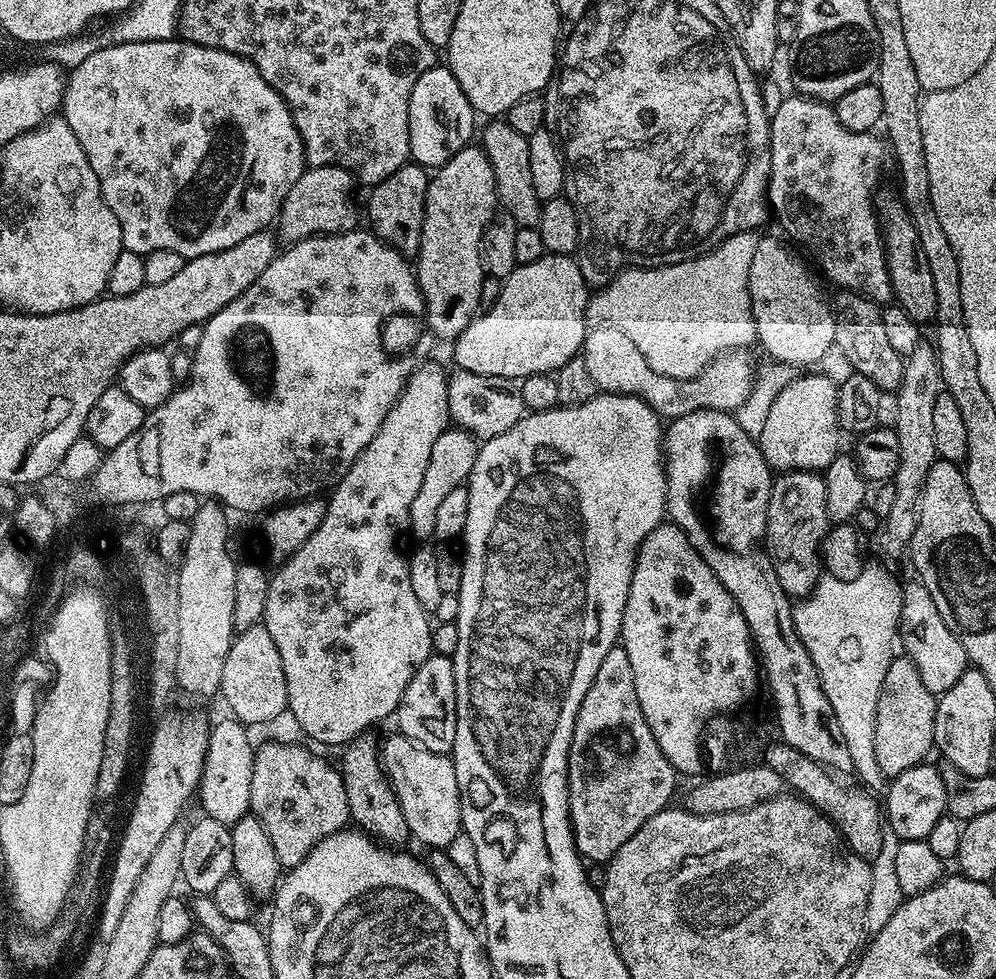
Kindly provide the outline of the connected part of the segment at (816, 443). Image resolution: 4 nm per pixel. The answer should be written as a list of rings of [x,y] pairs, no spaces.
[[[797,375],[774,398],[774,406],[763,413],[764,425],[758,432],[760,453],[768,467],[780,472],[820,472],[834,462],[836,456],[841,455],[840,437],[842,431],[838,416],[839,387],[837,381],[832,381],[828,376],[800,376]]]

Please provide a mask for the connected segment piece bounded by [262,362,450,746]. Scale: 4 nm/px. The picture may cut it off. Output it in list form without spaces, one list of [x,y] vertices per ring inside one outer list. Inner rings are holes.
[[[425,362],[412,377],[406,382],[402,394],[394,402],[390,414],[382,422],[378,434],[369,444],[361,450],[358,458],[350,466],[350,470],[340,480],[335,488],[331,489],[326,500],[324,517],[318,526],[294,550],[294,554],[279,565],[280,568],[275,573],[271,573],[268,581],[268,593],[266,594],[266,610],[264,611],[263,625],[266,630],[270,630],[270,638],[274,638],[274,646],[278,646],[278,655],[282,658],[282,670],[286,674],[286,690],[288,691],[288,712],[296,719],[296,724],[312,740],[317,740],[320,744],[337,744],[343,746],[354,737],[367,733],[371,724],[376,724],[379,720],[384,720],[393,715],[396,707],[400,704],[402,694],[406,686],[410,686],[410,678],[426,662],[428,656],[433,655],[432,631],[433,621],[430,614],[418,602],[418,597],[414,594],[414,589],[410,587],[410,570],[405,553],[400,553],[400,548],[396,545],[396,527],[399,524],[407,525],[410,518],[410,506],[414,503],[414,498],[418,495],[418,490],[422,487],[422,478],[426,475],[426,466],[430,466],[430,454],[434,451],[434,442],[438,442],[438,434],[442,434],[450,427],[450,417],[448,414],[448,377],[449,373],[444,372],[440,364]]]

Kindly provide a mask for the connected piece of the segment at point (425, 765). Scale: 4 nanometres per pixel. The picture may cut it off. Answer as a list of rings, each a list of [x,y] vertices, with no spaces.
[[[393,734],[380,744],[380,762],[396,792],[402,818],[406,818],[411,839],[421,840],[432,850],[447,850],[450,842],[461,835],[460,787],[454,766],[447,755],[426,750],[410,738]]]

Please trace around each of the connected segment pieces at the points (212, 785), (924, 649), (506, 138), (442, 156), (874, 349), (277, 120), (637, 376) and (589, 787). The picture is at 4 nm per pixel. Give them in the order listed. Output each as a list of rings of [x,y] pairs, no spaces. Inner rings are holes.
[[[227,718],[228,720],[220,720],[217,724],[211,725],[208,734],[208,749],[206,750],[206,758],[204,759],[204,769],[202,770],[202,778],[198,789],[198,800],[204,807],[203,815],[209,820],[217,820],[226,825],[234,825],[250,812],[250,778],[254,778],[254,743],[248,737],[249,729],[241,724],[235,718]]]
[[[919,582],[905,583],[902,588],[902,606],[900,607],[900,626],[898,640],[903,651],[918,666],[918,674],[922,674],[922,682],[926,682],[926,690],[937,694],[950,690],[958,678],[968,671],[970,661],[962,642],[942,622],[942,614],[938,614],[938,606],[934,606],[934,598],[930,598],[930,590]]]
[[[492,118],[478,136],[479,147],[483,148],[486,158],[490,158],[490,166],[496,179],[496,193],[500,199],[500,207],[508,213],[508,217],[522,228],[534,228],[540,222],[541,201],[534,194],[534,181],[530,179],[530,146],[528,137],[518,134],[507,119]]]
[[[433,66],[430,70],[426,70],[426,74],[422,74],[422,78],[418,78],[418,82],[414,82],[414,90],[410,94],[410,114],[408,115],[408,137],[410,138],[410,156],[415,163],[421,168],[435,170],[441,168],[446,161],[454,158],[454,154],[458,154],[458,150],[469,147],[468,140],[477,131],[476,120],[477,113],[472,111],[470,102],[466,98],[466,94],[462,94],[462,86],[458,86],[458,78],[454,78],[454,74],[446,66]]]
[[[843,293],[840,300],[842,310],[849,318],[837,317],[834,343],[845,360],[852,366],[855,373],[872,380],[880,391],[893,393],[901,384],[904,373],[905,359],[894,350],[894,346],[887,341],[887,333],[883,327],[882,310],[879,305],[853,293]]]
[[[179,38],[159,40],[158,42],[126,42],[125,44],[113,44],[110,42],[102,50],[90,54],[90,58],[86,58],[86,62],[82,62],[78,67],[71,69],[67,73],[64,82],[62,119],[68,123],[70,130],[74,130],[74,138],[78,138],[78,143],[80,143],[82,150],[86,154],[86,162],[90,162],[90,170],[94,170],[94,174],[98,178],[98,186],[102,190],[102,198],[106,202],[106,206],[110,206],[114,218],[118,218],[118,226],[122,230],[124,248],[143,257],[146,253],[154,250],[174,250],[174,254],[182,254],[186,258],[191,258],[202,254],[214,254],[218,250],[230,250],[230,246],[238,246],[238,242],[242,242],[242,238],[250,238],[250,234],[258,234],[265,231],[269,227],[268,223],[271,220],[273,223],[279,217],[282,202],[286,198],[286,194],[290,194],[290,186],[294,186],[294,182],[298,182],[298,178],[304,173],[306,167],[302,138],[294,126],[294,118],[290,114],[284,99],[276,93],[274,86],[270,86],[270,82],[266,82],[266,78],[262,78],[262,74],[258,74],[256,67],[249,60],[242,58],[238,54],[230,54],[226,50],[218,50],[210,46],[198,46],[194,42]]]
[[[598,327],[585,333],[580,356],[586,362],[590,378],[593,378],[599,391],[638,396],[646,401],[661,419],[673,420],[700,409],[717,409],[719,412],[731,413],[743,409],[758,371],[750,353],[749,349],[732,349],[716,356],[690,379],[670,378],[652,370],[638,346],[622,330]]]
[[[617,646],[602,658],[602,666],[598,666],[598,674],[594,674],[594,682],[590,682],[590,690],[586,690],[586,698],[582,698],[582,706],[578,706],[578,714],[574,722],[574,734],[570,742],[568,751],[568,813],[572,823],[572,833],[576,848],[585,861],[601,860],[607,862],[612,859],[612,855],[642,827],[654,814],[664,811],[673,803],[672,795],[676,792],[676,779],[678,773],[675,768],[670,766],[666,754],[658,746],[646,718],[642,714],[642,706],[638,702],[638,690],[634,686],[634,670],[630,670],[630,658],[626,658],[626,650],[623,646]]]

